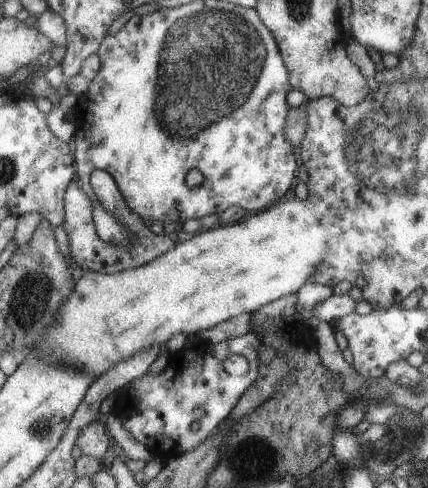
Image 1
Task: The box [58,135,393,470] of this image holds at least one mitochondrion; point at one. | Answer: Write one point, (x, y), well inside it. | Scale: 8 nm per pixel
(253, 448)

